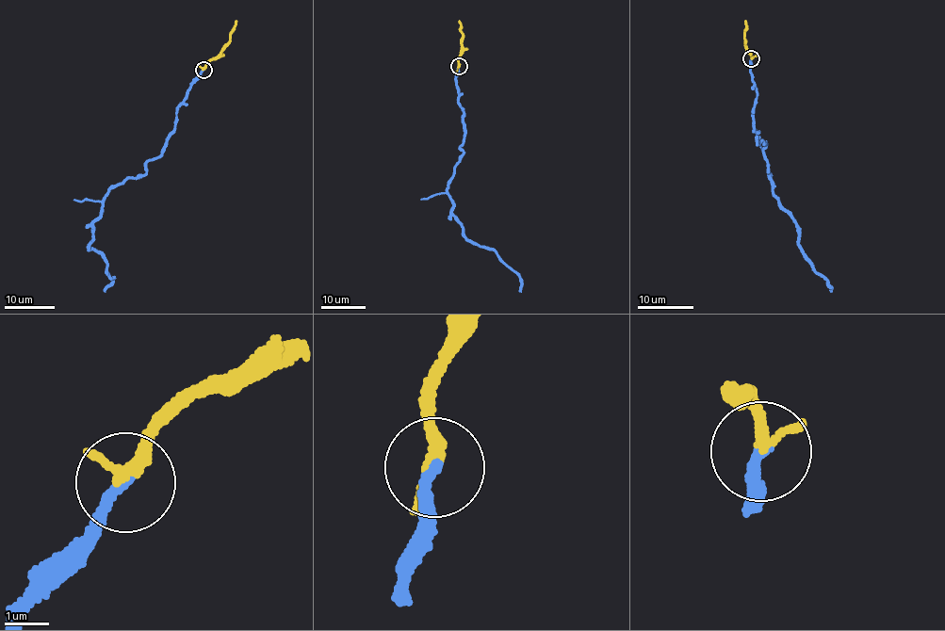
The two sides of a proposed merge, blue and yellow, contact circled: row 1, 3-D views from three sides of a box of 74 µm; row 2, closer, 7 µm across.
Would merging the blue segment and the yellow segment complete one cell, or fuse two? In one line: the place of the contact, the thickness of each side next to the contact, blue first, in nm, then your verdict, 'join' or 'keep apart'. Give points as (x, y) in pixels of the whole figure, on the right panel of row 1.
(751, 58) | 260/240 nm | join

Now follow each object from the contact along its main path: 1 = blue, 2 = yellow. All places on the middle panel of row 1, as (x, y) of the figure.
1: (459, 67), (456, 79), (466, 132), (447, 190), (451, 214), (466, 238), (492, 250), (519, 275), (520, 292)
2: (459, 67), (457, 60), (463, 35), (459, 31), (459, 21)

